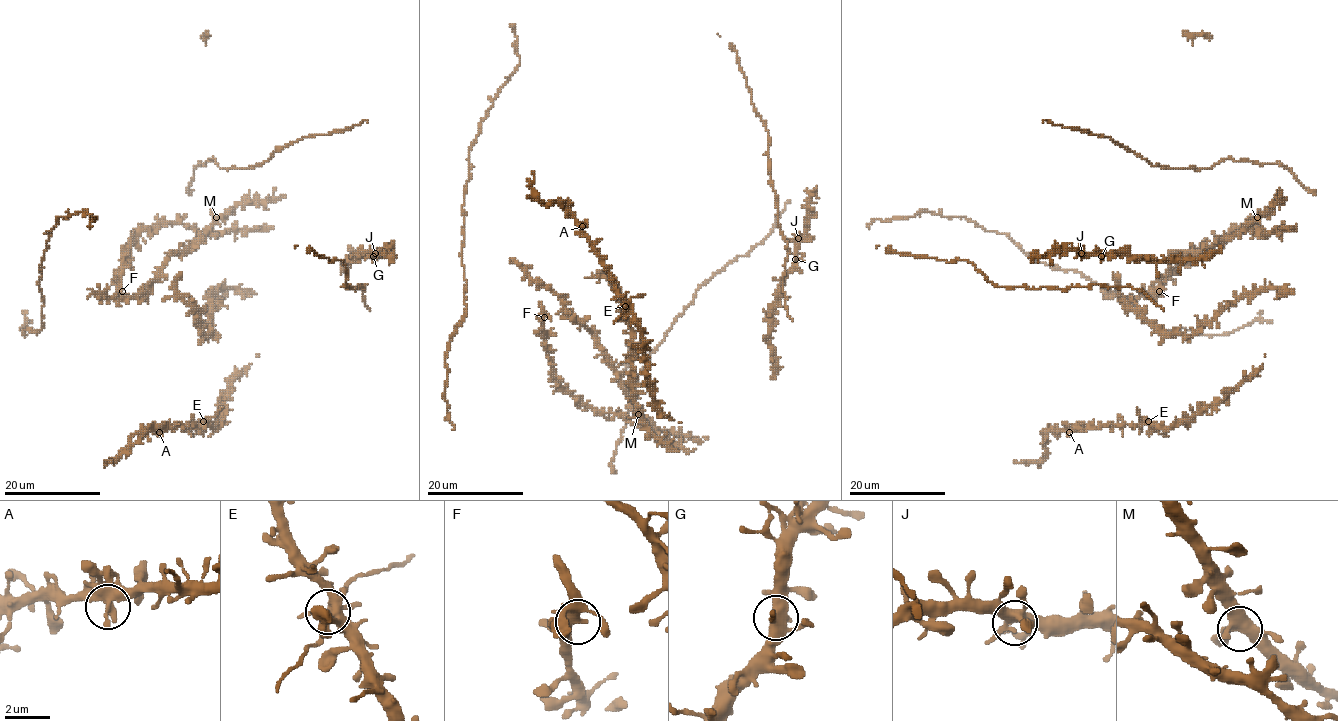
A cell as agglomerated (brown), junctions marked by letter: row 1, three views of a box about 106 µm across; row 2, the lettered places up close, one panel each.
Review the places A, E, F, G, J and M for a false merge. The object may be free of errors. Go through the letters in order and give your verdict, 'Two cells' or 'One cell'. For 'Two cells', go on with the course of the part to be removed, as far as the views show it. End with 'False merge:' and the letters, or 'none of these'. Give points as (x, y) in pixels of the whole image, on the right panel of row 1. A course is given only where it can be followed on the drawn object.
A: One cell
E: Two cells. Course of the part to remove: (1148, 421), (1140, 417), (1136, 407)
F: One cell
G: One cell
J: One cell
M: One cell
False merge: E

